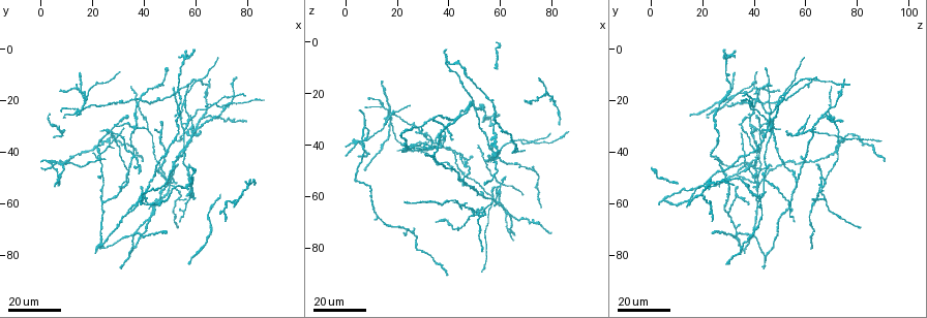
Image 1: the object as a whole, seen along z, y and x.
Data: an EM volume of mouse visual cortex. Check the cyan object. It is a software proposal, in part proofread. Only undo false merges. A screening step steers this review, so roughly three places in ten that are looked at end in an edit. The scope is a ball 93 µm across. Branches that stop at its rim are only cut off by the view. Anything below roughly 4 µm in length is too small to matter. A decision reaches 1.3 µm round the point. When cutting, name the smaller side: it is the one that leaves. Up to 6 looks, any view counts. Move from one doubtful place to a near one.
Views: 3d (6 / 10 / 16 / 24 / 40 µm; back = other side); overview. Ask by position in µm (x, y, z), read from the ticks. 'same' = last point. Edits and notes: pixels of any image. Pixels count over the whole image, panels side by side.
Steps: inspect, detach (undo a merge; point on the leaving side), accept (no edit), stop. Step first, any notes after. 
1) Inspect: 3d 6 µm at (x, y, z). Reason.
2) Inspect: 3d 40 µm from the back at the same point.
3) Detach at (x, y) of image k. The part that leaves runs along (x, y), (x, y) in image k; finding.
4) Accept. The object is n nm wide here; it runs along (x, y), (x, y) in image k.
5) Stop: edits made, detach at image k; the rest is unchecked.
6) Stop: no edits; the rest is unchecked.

Inspect: 3d 16 µm at (56, 53, 22). Three arms meet.

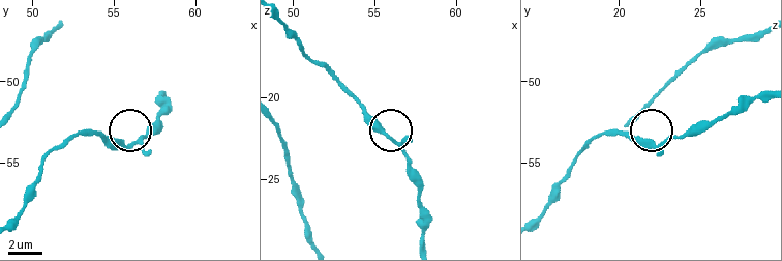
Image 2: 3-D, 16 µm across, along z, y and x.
Inspect: 3d 10 µm at (56.7, 53.7, 22.9).

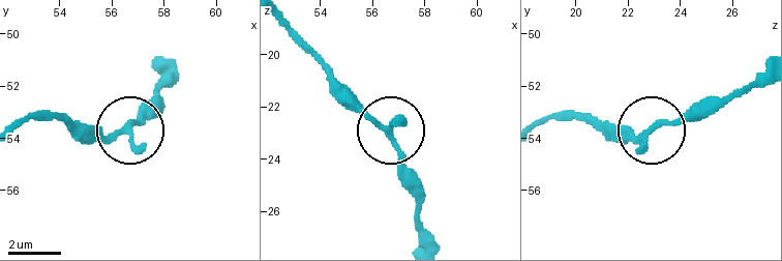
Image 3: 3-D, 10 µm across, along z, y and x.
Inspect: 3d 10 µm from the back at (56.7, 53.6, 22.9).

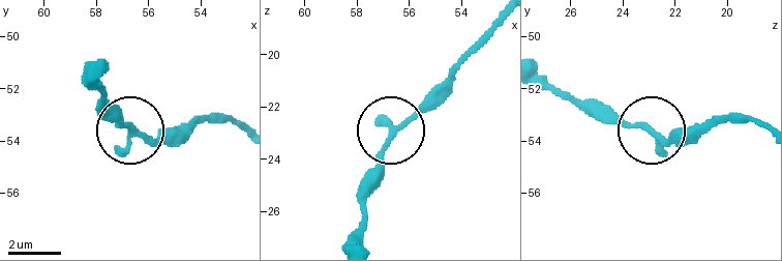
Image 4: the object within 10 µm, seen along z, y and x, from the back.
Accept. The object is 210 nm wide here; it runs along (761, 126), (714, 117), (663, 138), (603, 117) in image 4; continuous, no second cell.

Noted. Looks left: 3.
Inspect: 3d 24 µm at (36, 41, 41). Looks like a crossing.

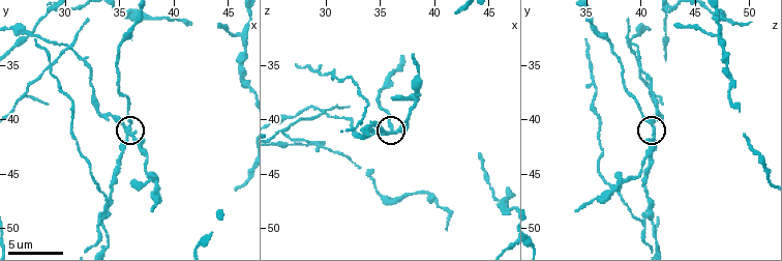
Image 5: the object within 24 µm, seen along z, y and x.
Inspect: 3d 6 µm at (36.2, 41.6, 41.0).

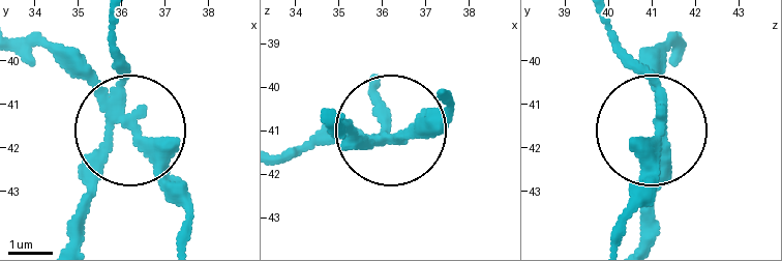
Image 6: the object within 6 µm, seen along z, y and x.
Detach at (72, 60) of image 6. 4 arms meet here; a second cell is stuck on.

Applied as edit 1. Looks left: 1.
Stop: edits made, detach at image 6; the rest is unchecked.

